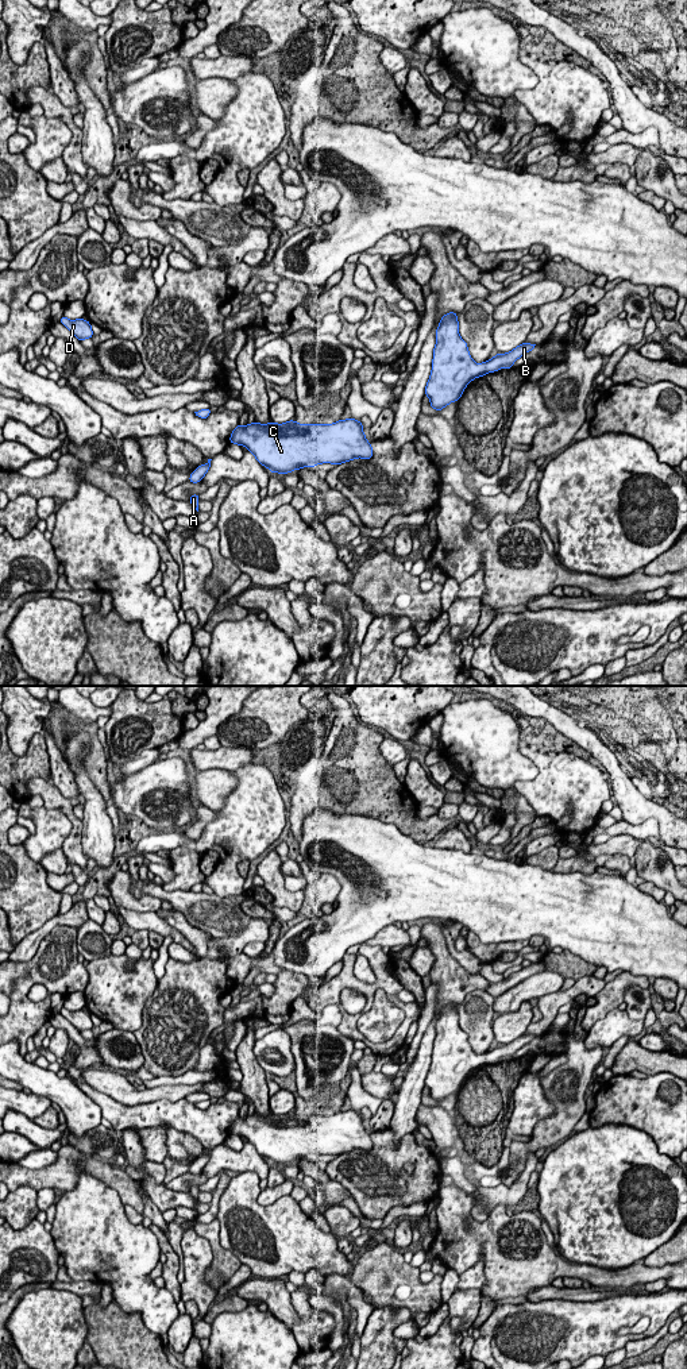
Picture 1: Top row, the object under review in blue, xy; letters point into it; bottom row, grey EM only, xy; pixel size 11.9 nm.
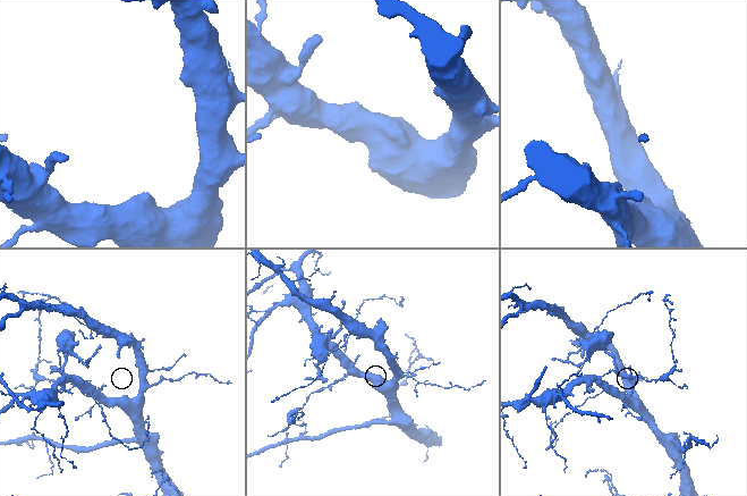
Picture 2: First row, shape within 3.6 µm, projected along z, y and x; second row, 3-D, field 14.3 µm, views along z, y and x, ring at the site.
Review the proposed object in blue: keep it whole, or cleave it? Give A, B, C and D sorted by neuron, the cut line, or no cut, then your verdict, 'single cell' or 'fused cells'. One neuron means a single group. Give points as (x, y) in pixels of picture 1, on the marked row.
A B C D; no cut; single cell

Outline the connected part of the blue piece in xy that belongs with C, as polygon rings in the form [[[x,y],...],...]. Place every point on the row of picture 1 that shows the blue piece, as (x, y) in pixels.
[[[355,419],[333,424],[298,424],[294,420],[283,424],[238,424],[229,441],[244,446],[260,464],[279,474],[321,463],[339,466],[356,458],[373,456],[363,425]]]

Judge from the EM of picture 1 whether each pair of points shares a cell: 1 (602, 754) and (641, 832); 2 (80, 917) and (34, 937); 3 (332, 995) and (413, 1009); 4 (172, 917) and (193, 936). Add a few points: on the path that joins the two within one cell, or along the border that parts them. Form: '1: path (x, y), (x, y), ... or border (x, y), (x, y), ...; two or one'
1: border (622, 820), (641, 824), (653, 818), (664, 844); two
2: path (69, 918), (60, 918), (45, 929); one
3: path (351, 984), (383, 986), (393, 997); one
4: path (177, 920), (188, 930); one

